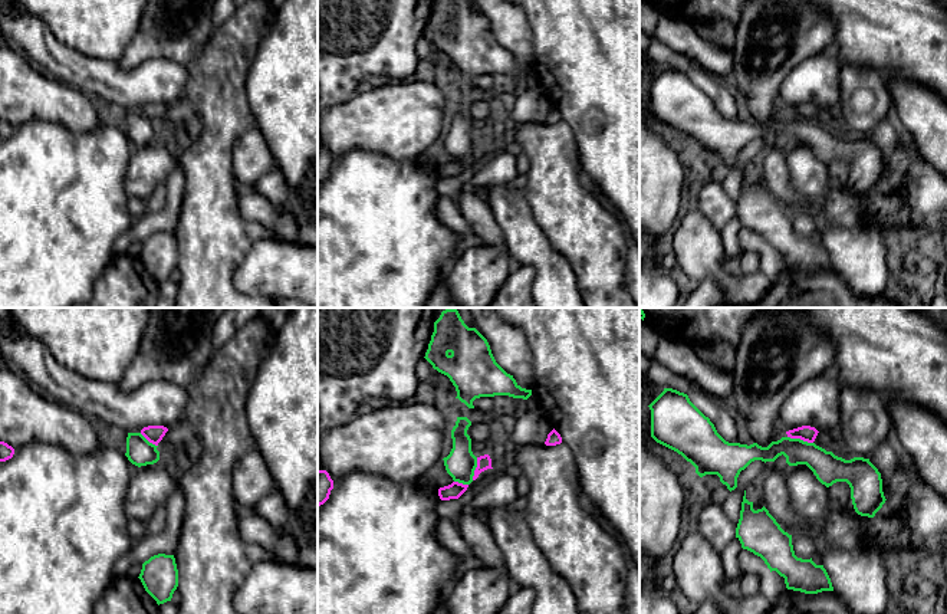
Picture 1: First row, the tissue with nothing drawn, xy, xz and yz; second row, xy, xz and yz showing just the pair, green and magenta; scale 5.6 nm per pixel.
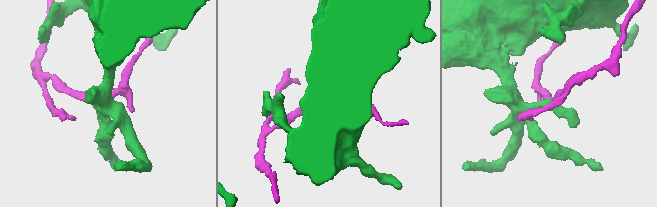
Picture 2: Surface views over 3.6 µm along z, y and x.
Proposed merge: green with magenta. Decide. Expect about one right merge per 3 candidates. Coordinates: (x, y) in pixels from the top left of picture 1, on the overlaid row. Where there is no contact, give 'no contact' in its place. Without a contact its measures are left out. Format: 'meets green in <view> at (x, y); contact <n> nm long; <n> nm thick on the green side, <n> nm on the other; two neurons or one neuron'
meets green in yz at (799, 439); contact 150 nm long; 160 nm thick on the green side, 90 nm on the other; two neurons

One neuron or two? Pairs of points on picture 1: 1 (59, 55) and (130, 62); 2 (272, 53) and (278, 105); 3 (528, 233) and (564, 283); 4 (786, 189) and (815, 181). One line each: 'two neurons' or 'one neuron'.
1: two neurons
2: one neuron
3: one neuron
4: two neurons

